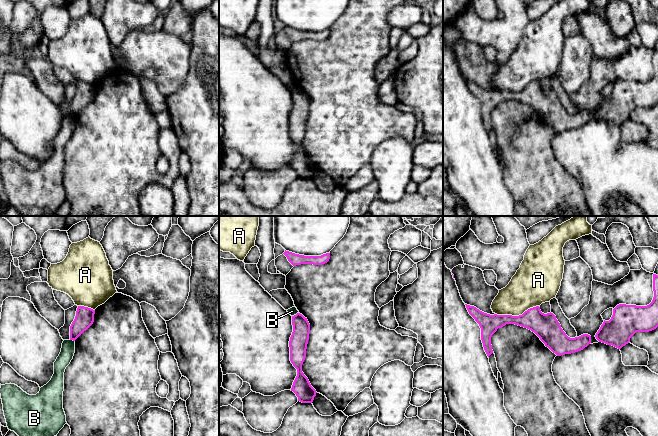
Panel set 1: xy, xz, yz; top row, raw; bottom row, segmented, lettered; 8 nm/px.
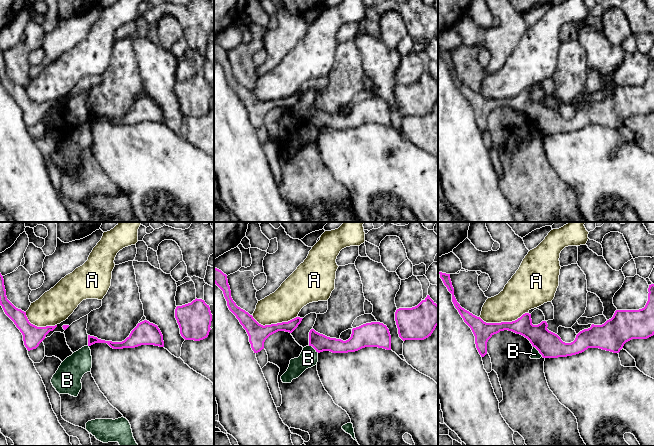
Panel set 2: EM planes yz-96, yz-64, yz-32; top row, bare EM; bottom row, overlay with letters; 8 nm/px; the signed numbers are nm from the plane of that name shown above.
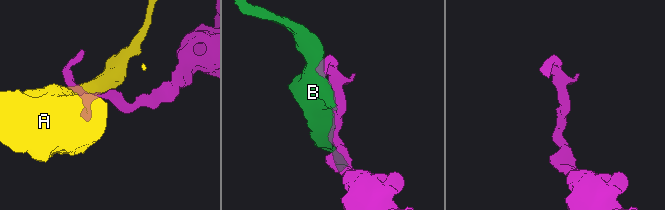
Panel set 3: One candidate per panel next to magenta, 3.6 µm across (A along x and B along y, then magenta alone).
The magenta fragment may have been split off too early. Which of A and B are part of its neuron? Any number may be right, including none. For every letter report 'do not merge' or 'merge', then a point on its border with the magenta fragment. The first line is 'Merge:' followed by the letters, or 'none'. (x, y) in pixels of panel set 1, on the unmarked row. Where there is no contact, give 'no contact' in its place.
Merge: none
A: do not merge; contact yz (516, 92)
B: do not merge; contact xz (296, 90)

